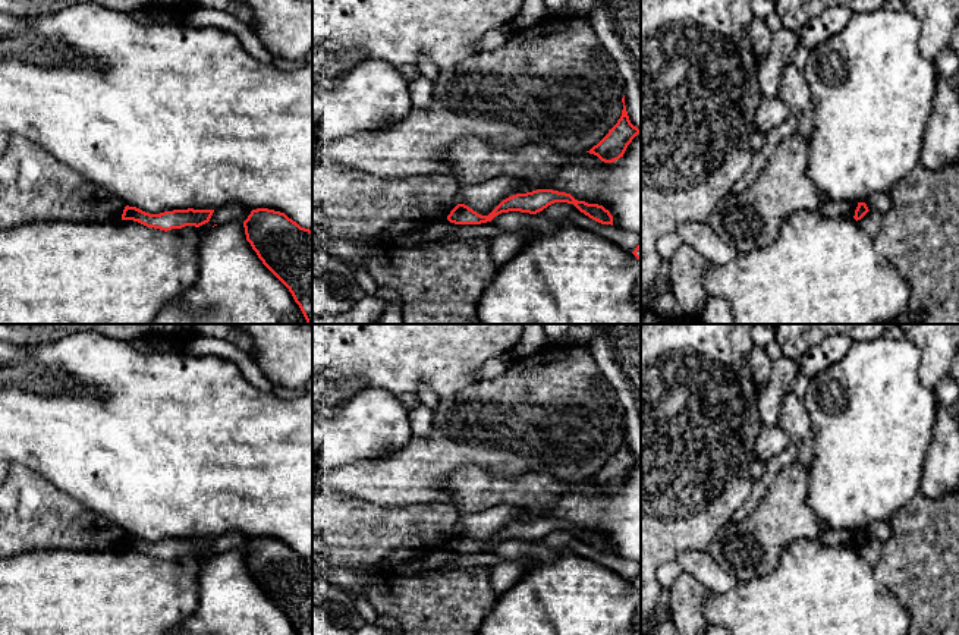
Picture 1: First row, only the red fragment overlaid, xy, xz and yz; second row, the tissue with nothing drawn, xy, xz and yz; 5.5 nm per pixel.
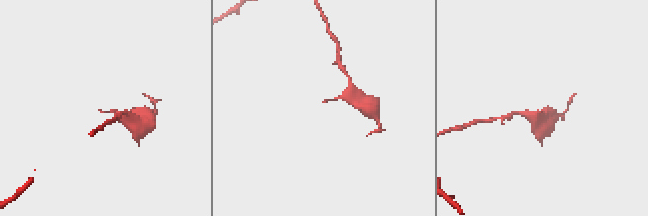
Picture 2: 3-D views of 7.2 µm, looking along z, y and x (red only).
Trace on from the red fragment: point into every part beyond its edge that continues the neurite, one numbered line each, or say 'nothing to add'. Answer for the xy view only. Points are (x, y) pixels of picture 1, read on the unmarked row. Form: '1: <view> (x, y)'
nothing to add

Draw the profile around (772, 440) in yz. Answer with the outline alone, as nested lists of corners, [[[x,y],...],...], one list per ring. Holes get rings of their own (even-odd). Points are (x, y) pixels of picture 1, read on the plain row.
[[[763,425],[755,441],[757,458],[770,460],[790,444],[787,434],[782,427]]]

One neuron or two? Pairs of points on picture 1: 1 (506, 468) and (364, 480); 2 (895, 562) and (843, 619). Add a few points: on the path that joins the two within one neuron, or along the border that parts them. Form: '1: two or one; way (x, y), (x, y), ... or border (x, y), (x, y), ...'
1: one; way (471, 455), (439, 455), (417, 474), (399, 478)
2: two; border (873, 566), (874, 577), (902, 603)

